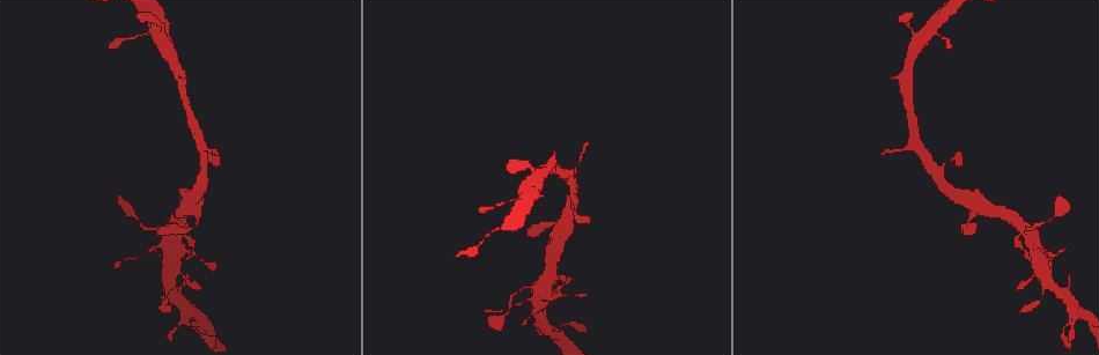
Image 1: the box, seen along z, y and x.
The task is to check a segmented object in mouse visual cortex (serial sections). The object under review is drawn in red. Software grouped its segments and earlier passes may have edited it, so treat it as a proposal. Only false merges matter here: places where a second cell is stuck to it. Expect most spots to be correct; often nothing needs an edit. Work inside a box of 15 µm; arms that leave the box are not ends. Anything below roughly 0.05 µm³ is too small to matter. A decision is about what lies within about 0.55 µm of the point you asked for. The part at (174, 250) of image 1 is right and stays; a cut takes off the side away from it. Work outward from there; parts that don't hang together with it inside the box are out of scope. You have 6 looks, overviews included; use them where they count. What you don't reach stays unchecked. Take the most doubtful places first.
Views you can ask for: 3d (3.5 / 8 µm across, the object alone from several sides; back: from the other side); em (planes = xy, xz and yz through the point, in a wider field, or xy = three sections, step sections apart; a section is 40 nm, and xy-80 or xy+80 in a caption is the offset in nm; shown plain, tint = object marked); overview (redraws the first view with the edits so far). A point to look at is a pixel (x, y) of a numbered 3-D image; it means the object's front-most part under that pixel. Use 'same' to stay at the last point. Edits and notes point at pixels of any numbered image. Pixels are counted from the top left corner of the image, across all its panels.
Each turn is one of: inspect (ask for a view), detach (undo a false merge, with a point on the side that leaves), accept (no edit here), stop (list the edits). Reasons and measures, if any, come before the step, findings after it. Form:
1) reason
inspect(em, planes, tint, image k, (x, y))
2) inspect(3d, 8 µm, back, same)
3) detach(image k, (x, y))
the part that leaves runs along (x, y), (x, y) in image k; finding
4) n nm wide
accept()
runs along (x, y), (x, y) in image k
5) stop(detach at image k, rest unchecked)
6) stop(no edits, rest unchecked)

three-way junction
inspect(3d, 8 µm, back, image 1, (1019, 230))

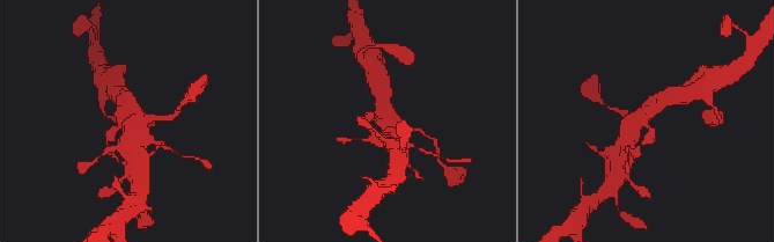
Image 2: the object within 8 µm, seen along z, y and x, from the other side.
inspect(3d, 3.5 µm, image 2, (645, 124))

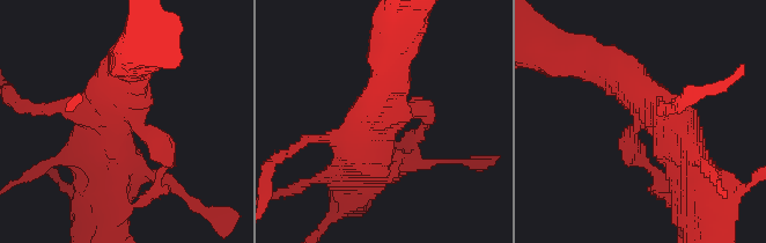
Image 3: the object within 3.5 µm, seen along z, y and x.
now the EM
inspect(em, xy, step 2, tint, image 3, (134, 118))

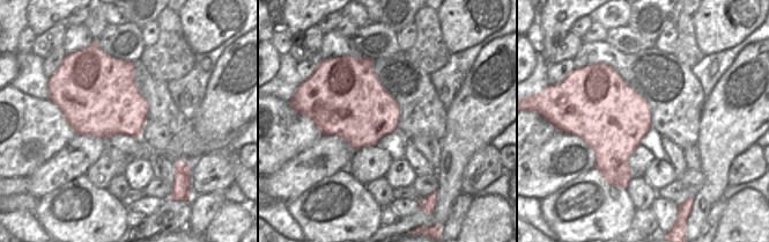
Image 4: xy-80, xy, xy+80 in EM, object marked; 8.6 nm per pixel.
accept()
runs along (366, 168), (426, 130) in image 3; all the same cell

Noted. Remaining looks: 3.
thick turns thin
inspect(3d, 3.5 µm, image 1, (153, 30))

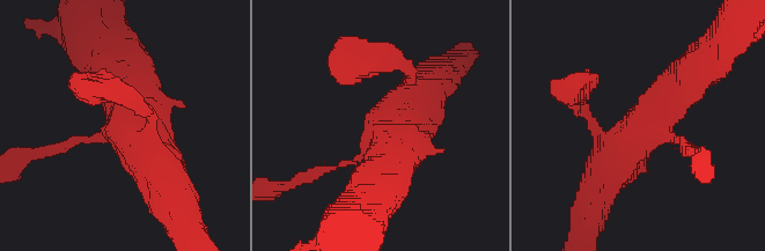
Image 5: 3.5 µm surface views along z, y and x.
3 arms; arms of 100, 500, 600 nm
inspect(em, xy, step 2, tint, image 5, (656, 127))

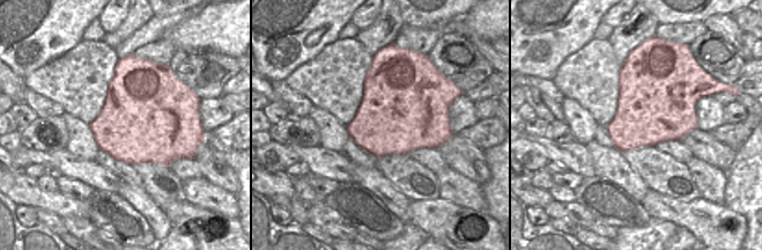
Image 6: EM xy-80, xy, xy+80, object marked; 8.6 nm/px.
accept()
runs along (610, 171), (677, 86), (704, 60) in image 5; one cell here

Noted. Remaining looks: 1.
stop(no edits, rest unchecked)

